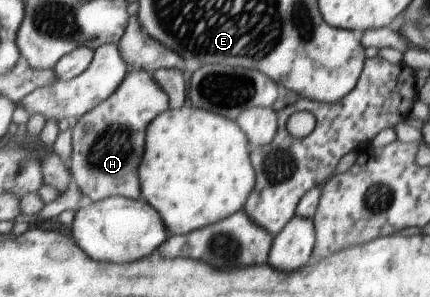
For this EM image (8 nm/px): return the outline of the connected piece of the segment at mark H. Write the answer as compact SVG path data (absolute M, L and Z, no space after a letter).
M131 70L107 100L74 121L69 167L83 194L95 202L115 195L141 199L139 166L145 154L147 128L159 114L169 109L169 95L157 84L154 74L147 70Z

